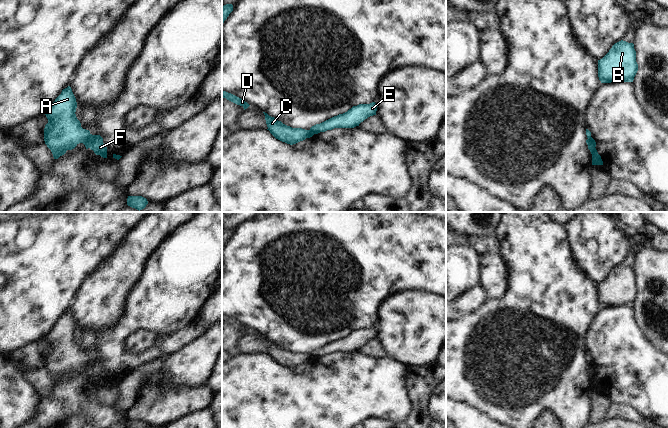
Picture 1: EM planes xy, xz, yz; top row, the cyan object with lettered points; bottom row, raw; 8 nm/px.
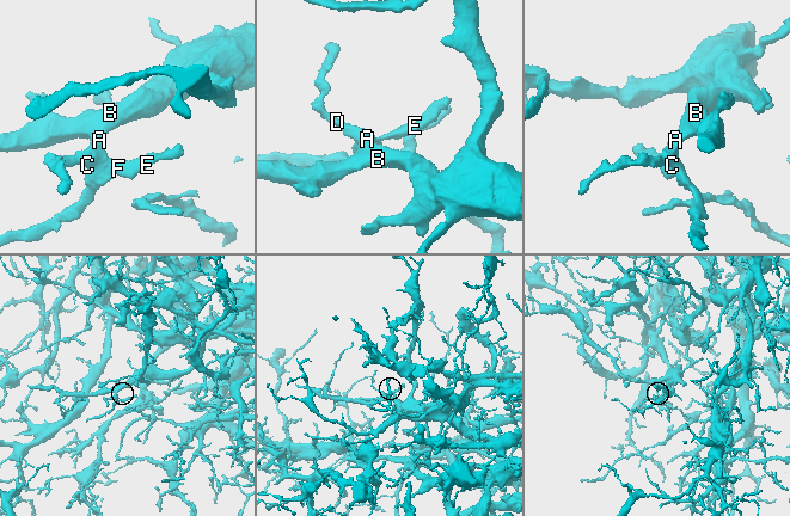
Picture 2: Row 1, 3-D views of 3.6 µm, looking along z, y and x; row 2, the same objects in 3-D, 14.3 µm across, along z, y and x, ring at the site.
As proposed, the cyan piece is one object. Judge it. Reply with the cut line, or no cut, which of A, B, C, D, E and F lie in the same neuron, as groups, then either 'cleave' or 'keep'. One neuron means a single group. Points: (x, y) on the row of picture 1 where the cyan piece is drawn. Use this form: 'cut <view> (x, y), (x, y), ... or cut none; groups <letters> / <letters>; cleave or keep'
cut xy (90, 134), (87, 137), (88, 147); groups A B C D / E F; cleave

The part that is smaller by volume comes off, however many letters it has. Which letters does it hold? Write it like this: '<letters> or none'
E, F

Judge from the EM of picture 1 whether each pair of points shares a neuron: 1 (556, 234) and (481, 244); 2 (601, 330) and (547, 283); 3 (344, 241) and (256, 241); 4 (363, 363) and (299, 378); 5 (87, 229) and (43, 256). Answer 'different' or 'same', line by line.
1: different
2: different
3: same
4: same
5: same

